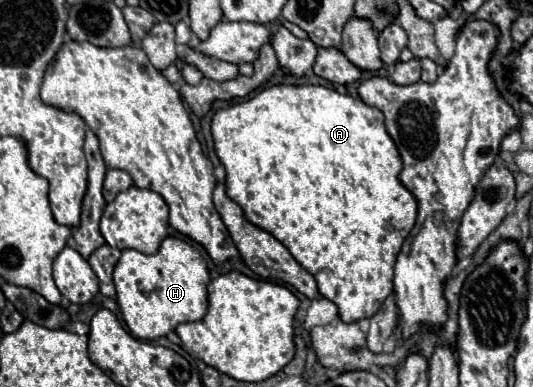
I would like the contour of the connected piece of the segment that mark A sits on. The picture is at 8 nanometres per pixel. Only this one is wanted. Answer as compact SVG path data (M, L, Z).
M271 86L245 102L217 110L213 116L213 122L211 122L211 132L215 138L217 156L227 170L227 180L225 180L227 196L243 208L245 218L251 224L273 234L281 244L287 246L291 256L309 274L313 274L319 294L337 304L341 320L359 322L363 318L371 318L373 312L377 312L377 308L381 308L381 304L385 302L385 296L389 296L389 292L393 292L393 264L395 264L401 244L407 238L407 234L411 232L411 228L415 224L415 216L417 216L417 200L399 180L403 162L401 162L401 154L399 154L397 146L393 144L391 136L385 130L383 114L377 108L367 106L363 100L343 96L343 94L335 92L333 88L325 88L325 86Z

